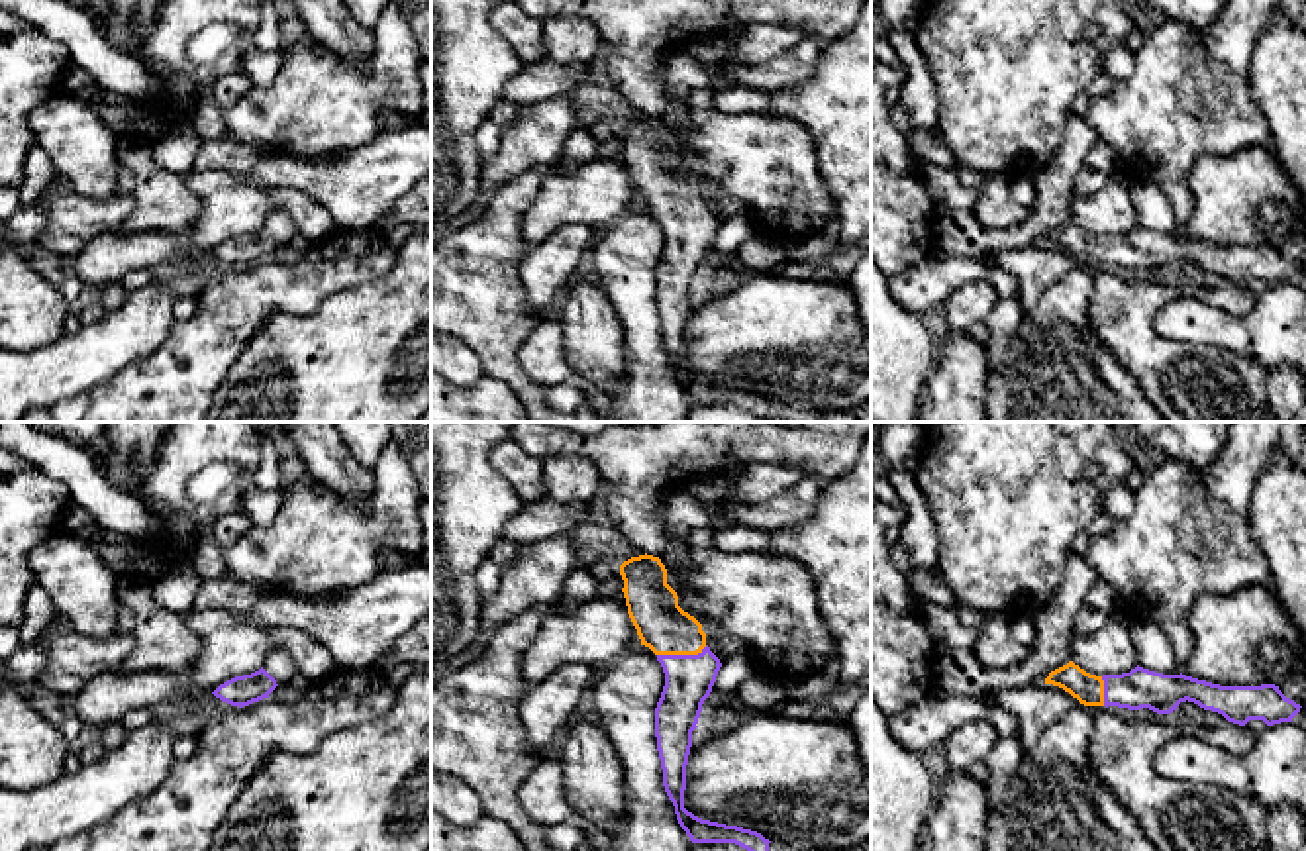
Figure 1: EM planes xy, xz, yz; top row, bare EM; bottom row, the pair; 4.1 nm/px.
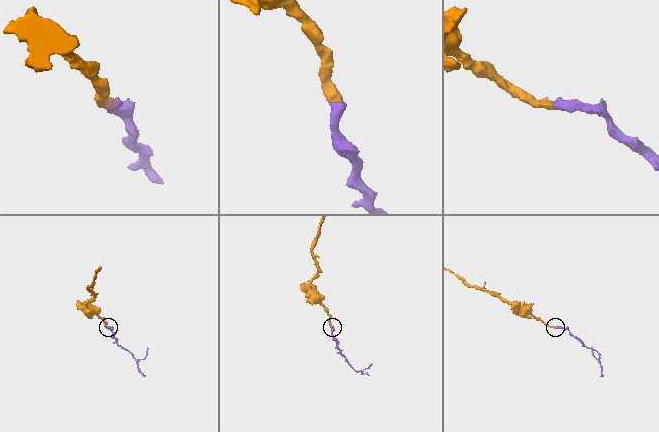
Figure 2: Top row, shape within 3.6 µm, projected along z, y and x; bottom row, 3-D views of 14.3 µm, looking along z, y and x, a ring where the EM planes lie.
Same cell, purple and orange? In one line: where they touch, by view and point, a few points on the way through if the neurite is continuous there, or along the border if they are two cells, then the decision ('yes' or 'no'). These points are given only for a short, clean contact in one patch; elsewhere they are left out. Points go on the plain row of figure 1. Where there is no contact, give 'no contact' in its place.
xz (681, 216) | yes

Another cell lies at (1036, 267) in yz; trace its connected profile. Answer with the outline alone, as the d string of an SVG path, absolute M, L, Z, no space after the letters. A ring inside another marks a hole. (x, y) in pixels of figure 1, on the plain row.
M1045 243L1000 251L996 261L1016 278L1024 314L1033 314L1041 294L1051 284L1069 271L1082 267L1063 249Z

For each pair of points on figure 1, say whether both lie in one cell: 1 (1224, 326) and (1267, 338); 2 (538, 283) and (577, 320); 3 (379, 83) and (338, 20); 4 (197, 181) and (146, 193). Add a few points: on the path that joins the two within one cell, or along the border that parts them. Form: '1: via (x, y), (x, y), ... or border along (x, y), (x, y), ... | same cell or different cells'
1: via (1234, 332), (1257, 334) | same cell
2: border along (585, 267), (565, 285), (552, 312) | different cells
3: border along (375, 36), (361, 67), (322, 46) | different cells
4: border along (181, 177), (200, 200), (200, 214), (191, 228) | different cells

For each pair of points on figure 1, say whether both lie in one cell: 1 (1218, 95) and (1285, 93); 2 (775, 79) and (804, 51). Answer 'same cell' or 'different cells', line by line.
1: different cells
2: same cell

